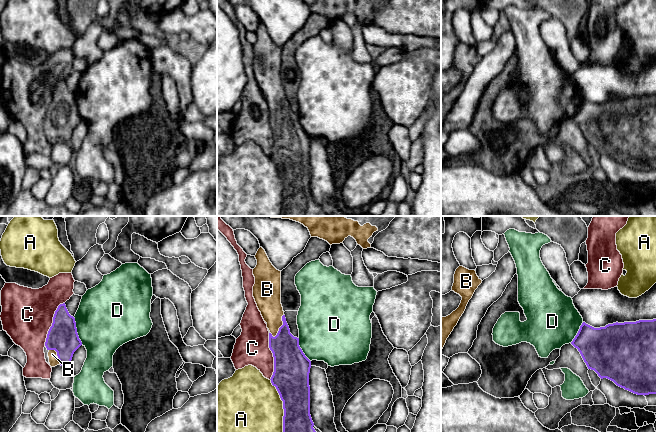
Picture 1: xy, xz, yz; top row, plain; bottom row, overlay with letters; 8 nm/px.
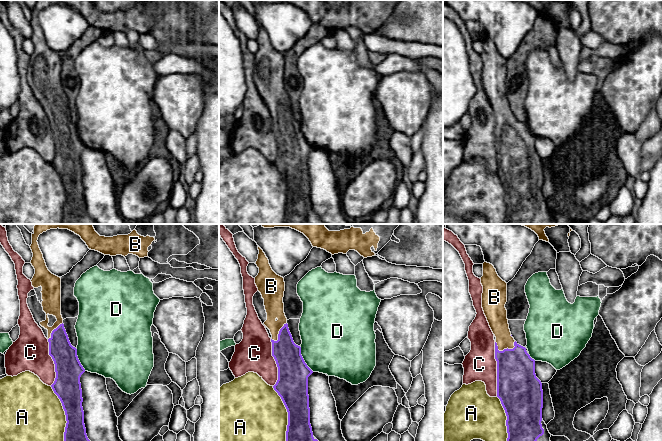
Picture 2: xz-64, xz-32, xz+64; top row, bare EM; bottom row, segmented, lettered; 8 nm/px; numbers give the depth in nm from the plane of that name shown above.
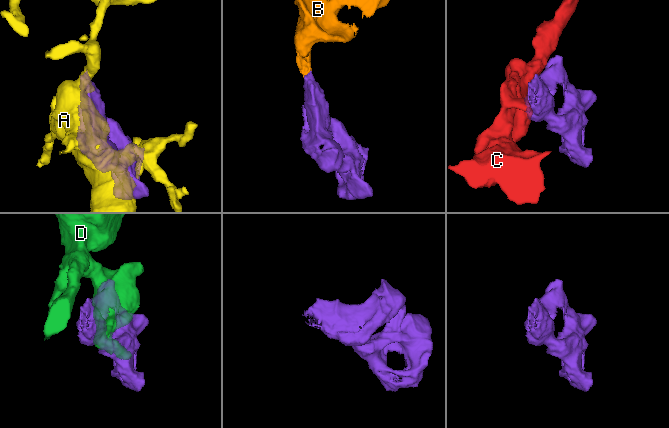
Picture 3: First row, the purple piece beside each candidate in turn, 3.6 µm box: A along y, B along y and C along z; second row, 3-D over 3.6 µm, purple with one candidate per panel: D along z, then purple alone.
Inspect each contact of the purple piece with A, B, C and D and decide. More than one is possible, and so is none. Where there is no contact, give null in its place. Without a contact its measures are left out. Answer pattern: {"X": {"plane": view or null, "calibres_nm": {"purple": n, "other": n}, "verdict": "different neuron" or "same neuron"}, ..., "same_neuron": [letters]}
{"A": {"plane": "xz", "calibres_nm": {"purple": 280, "other": 440}, "verdict": "different neuron"}, "B": {"plane": "xz", "calibres_nm": {"purple": 240, "other": 200}, "verdict": "same neuron"}, "C": {"plane": "xz", "calibres_nm": {"purple": 280, "other": 280}, "verdict": "different neuron"}, "D": {"plane": "xy", "calibres_nm": {"purple": 240, "other": 480}, "verdict": "different neuron"}, "same_neuron": ["B"]}

